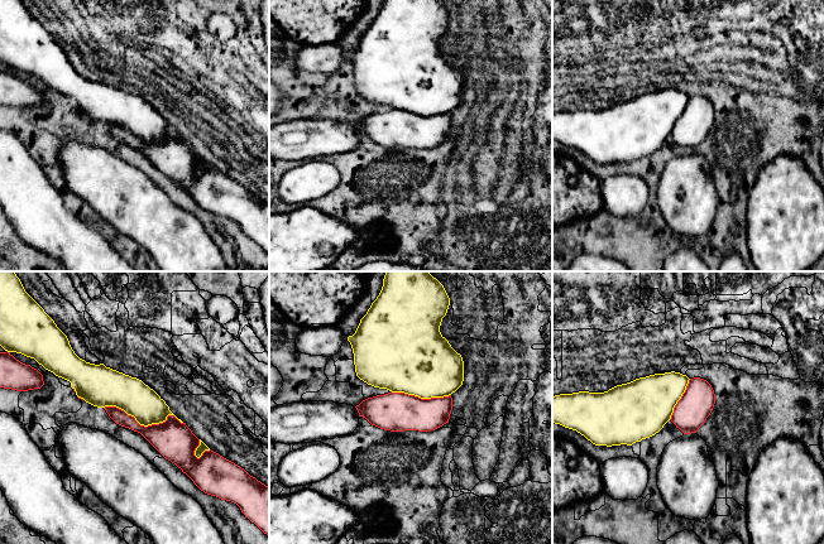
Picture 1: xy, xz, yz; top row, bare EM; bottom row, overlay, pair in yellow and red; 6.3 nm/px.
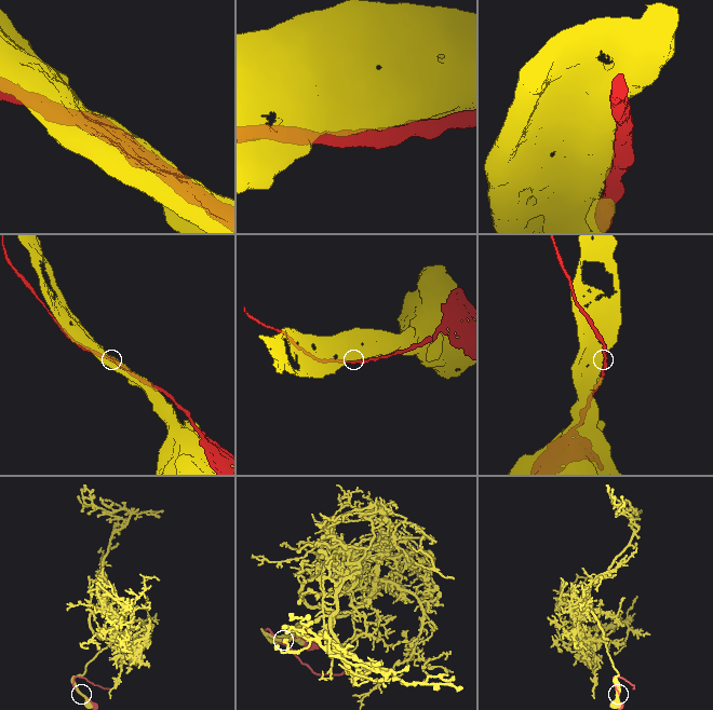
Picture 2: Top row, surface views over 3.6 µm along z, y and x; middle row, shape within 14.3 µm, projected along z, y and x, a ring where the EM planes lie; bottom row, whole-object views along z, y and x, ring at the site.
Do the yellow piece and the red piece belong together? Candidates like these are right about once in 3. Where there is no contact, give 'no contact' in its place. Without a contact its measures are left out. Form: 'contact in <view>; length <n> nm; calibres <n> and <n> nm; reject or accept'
contact in xy; length 500 nm; calibres 220 and 240 nm; reject

